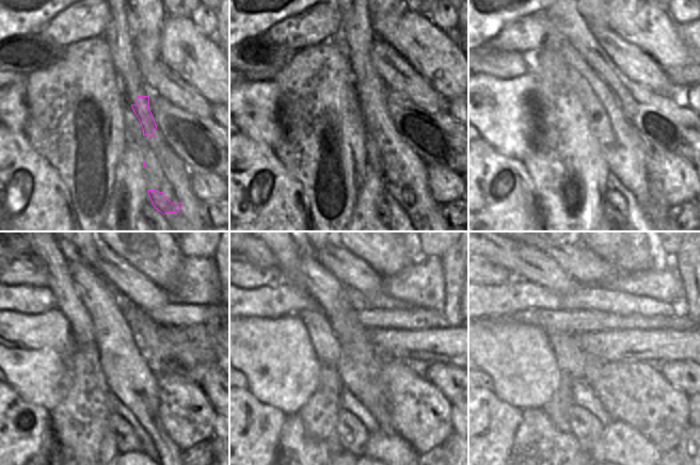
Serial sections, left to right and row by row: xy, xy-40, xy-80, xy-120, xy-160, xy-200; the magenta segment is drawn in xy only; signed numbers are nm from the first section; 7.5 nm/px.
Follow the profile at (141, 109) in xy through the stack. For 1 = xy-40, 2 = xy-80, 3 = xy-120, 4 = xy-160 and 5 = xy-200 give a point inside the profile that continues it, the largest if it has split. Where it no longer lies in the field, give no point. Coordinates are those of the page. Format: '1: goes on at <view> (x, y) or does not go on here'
1: goes on at xy-40 (378, 124)
2: goes on at xy-80 (608, 123)
3: goes on at xy-120 (124, 366)
4: goes on at xy-160 (359, 367)
5: goes on at xy-200 (522, 260)

